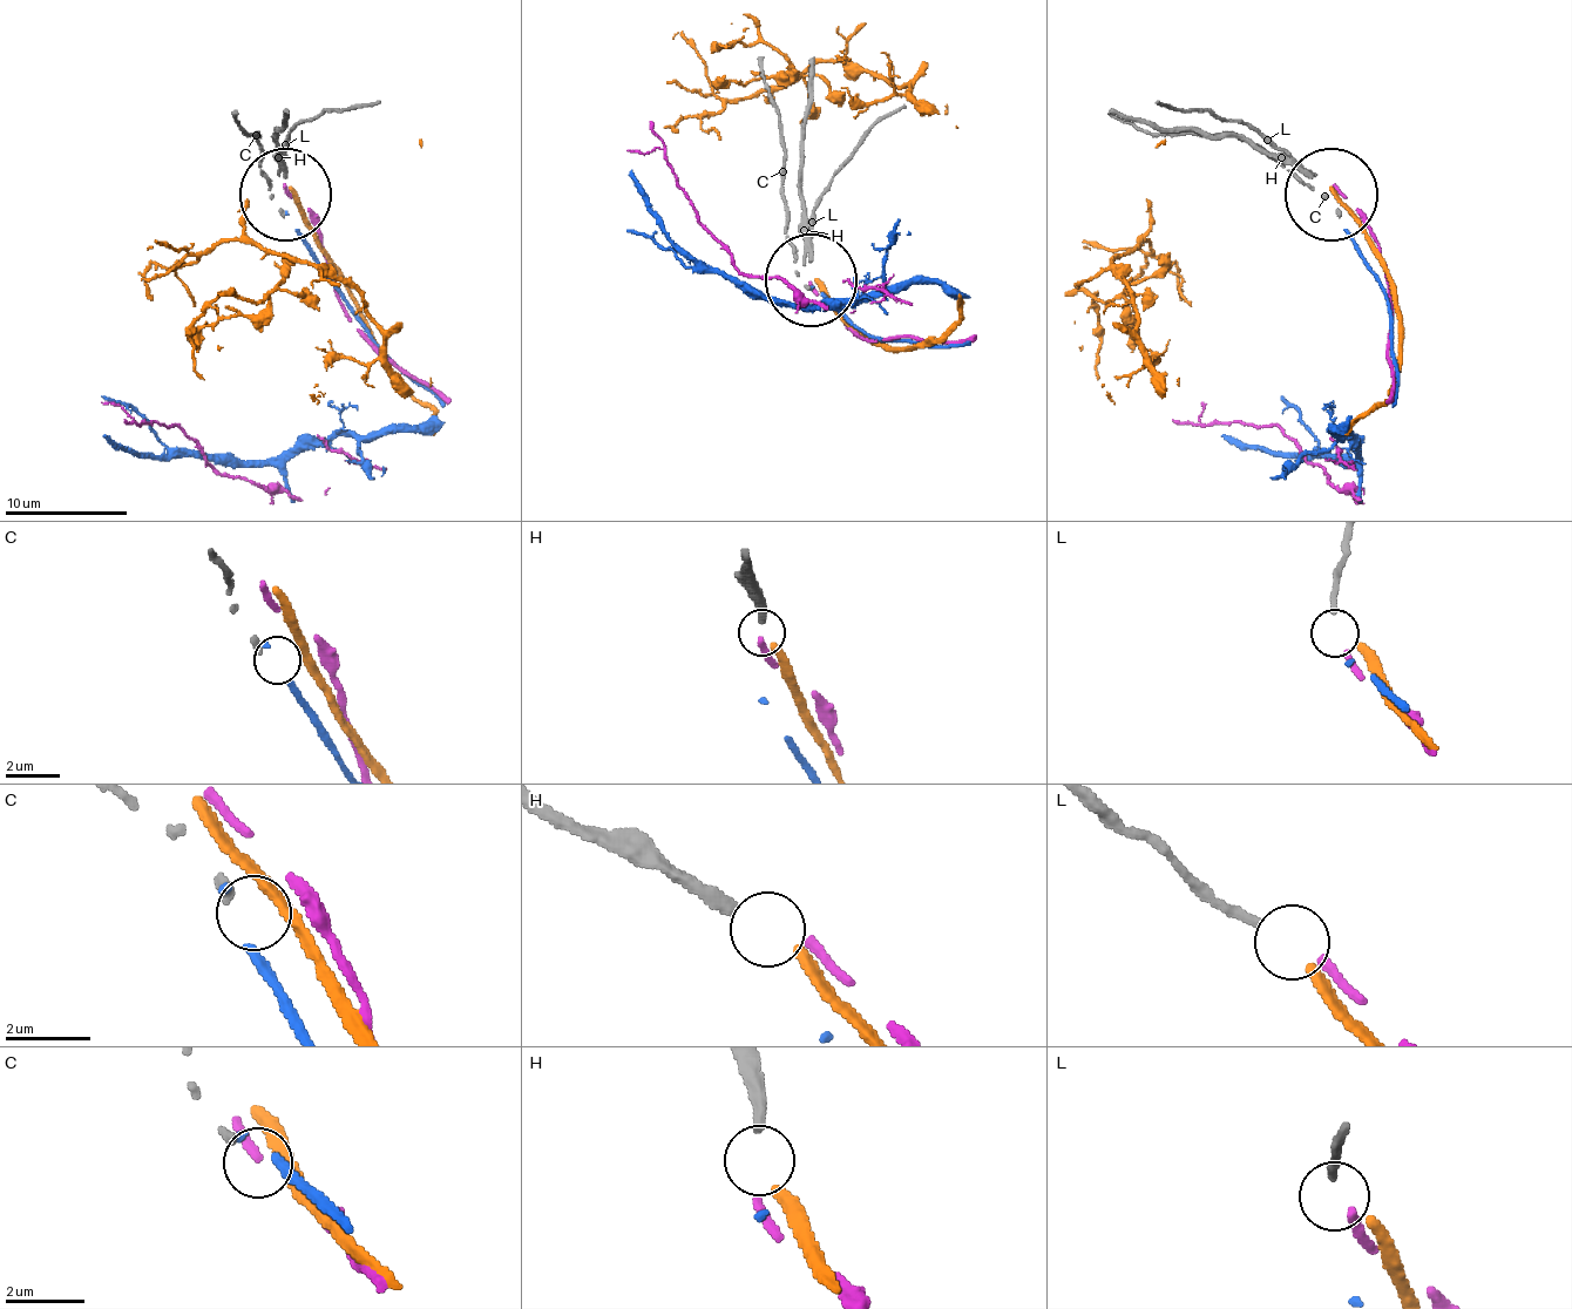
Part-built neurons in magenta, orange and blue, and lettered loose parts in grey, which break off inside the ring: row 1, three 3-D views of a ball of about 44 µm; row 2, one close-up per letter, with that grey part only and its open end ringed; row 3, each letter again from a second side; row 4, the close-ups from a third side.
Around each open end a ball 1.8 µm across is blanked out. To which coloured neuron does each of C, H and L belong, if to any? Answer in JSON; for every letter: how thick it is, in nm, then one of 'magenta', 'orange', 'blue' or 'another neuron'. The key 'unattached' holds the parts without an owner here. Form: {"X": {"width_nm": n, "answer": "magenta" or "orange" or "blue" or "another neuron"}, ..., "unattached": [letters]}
{"C": {"width_nm": 220, "answer": "another neuron"}, "H": {"width_nm": 320, "answer": "orange"}, "L": {"width_nm": 200, "answer": "magenta"}, "unattached": ["C"]}

